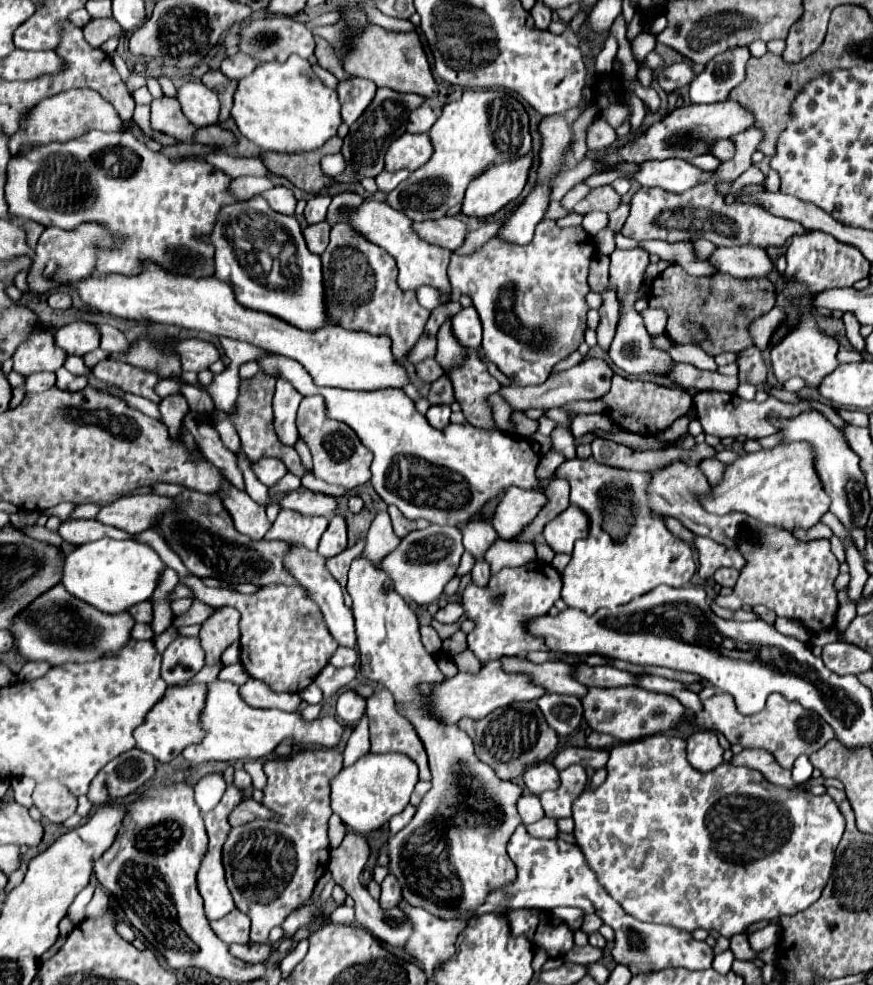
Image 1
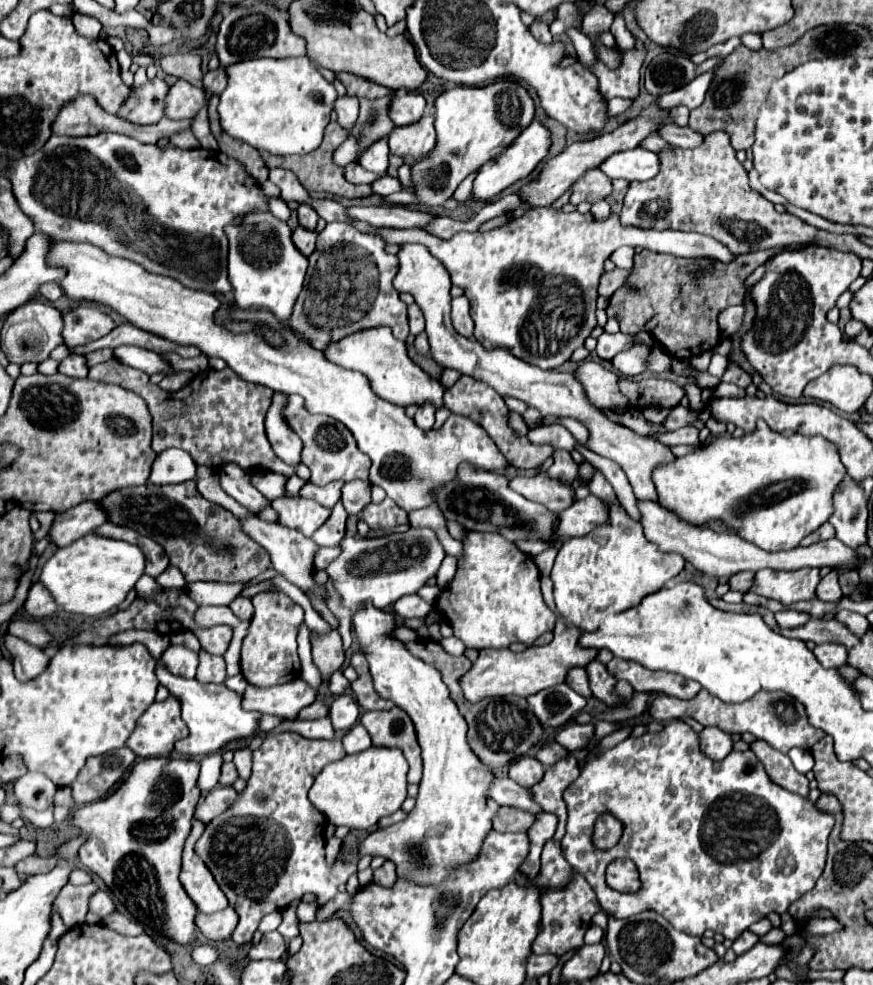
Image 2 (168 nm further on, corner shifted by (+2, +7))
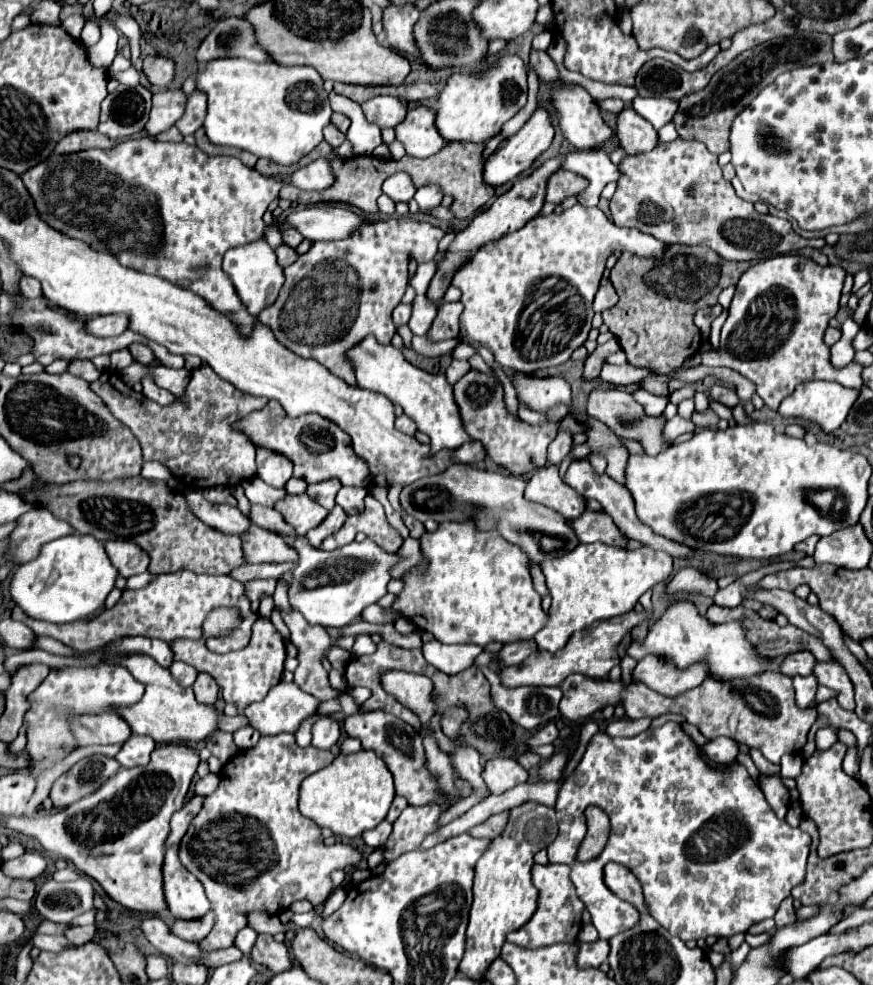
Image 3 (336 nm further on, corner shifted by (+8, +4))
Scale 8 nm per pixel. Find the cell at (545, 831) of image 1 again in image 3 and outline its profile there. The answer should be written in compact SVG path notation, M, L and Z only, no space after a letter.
M507 811L495 815L495 817L489 817L485 823L473 827L471 829L471 837L487 837L487 839L499 837L499 833L503 831L505 823L507 823Z

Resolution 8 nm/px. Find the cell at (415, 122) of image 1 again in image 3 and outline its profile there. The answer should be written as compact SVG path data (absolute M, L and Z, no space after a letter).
M379 95L379 97L367 99L361 103L361 109L367 121L379 125L381 129L399 125L407 115L407 107L397 97L391 97L391 95Z

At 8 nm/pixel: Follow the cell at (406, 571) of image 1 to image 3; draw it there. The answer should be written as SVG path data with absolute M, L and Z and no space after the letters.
M303 537L295 541L295 549L299 553L299 565L295 565L289 583L289 605L311 625L321 625L325 629L341 629L349 625L367 605L383 597L391 579L389 567L397 561L395 553L383 553L371 539L365 539L363 543L353 541L333 551L319 551Z

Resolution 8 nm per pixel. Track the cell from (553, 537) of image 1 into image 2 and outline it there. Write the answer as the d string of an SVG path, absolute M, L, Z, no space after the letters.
M587 496L585 500L575 500L569 510L561 512L561 518L557 522L557 534L563 538L575 538L589 534L597 524L603 524L607 520L607 506L595 498Z

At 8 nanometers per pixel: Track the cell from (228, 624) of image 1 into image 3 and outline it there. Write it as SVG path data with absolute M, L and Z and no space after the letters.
M199 673L197 681L193 683L193 691L195 691L195 699L203 701L203 705L215 705L219 687L215 685L215 679L211 675Z

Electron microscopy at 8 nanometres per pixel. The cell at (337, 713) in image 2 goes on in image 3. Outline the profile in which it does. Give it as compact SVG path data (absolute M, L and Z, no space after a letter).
M319 717L317 723L313 725L311 733L313 733L311 745L313 745L315 749L327 751L327 749L331 749L331 747L339 741L341 727L339 727L339 723L337 723L333 717Z

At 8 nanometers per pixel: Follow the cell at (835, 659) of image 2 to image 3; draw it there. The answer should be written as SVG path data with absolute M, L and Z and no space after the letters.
M797 651L797 653L791 653L783 659L783 663L779 665L779 671L787 673L787 677L811 675L813 665L815 665L815 657L809 651Z

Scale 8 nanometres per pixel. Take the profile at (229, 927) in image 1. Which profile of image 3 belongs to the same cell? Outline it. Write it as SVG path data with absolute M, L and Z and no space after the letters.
M209 911L207 915L203 915L201 919L191 919L191 921L175 921L169 931L185 941L201 941L207 937L207 933L213 927L213 913Z

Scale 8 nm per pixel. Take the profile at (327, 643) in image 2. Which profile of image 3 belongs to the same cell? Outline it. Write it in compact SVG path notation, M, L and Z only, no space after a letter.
M279 611L279 613L281 613L285 625L287 625L289 631L291 631L291 641L299 647L299 657L297 657L297 659L299 659L299 667L297 667L297 671L295 671L295 683L299 685L299 689L311 693L311 695L317 697L319 701L337 699L341 693L347 693L347 691L337 691L337 689L333 689L333 687L329 685L327 671L323 669L323 663L321 663L323 653L325 653L325 651L329 649L329 645L331 645L329 633L327 633L321 625L309 625L299 611L289 611L289 613Z

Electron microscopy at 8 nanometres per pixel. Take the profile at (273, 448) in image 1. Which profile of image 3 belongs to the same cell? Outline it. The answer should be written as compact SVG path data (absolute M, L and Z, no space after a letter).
M211 367L193 369L185 391L185 403L175 401L169 407L161 407L143 393L133 391L113 369L103 371L101 377L91 383L91 389L103 399L115 419L135 433L143 449L143 459L163 463L171 475L179 477L185 485L195 485L199 489L231 489L241 481L255 477L255 447L241 431L235 431L231 423L245 413L267 405L267 397L253 397L235 389Z

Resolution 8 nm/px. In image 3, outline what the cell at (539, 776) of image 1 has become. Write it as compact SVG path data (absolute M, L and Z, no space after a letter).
M509 755L493 757L483 767L483 781L491 795L505 793L511 787L525 783L527 777L527 771Z

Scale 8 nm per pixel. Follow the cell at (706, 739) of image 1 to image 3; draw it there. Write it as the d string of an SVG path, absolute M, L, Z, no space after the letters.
M717 737L713 741L709 741L705 745L705 753L709 759L713 759L715 763L723 763L723 765L731 765L733 761L737 761L739 755L739 745L735 741L731 741L729 737Z

